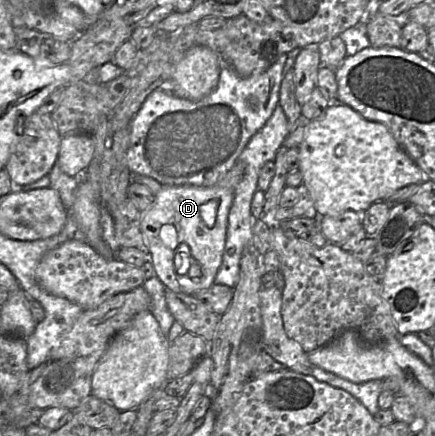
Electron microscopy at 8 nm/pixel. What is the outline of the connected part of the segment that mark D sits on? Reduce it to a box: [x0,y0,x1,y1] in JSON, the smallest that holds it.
[140,160,245,295]

